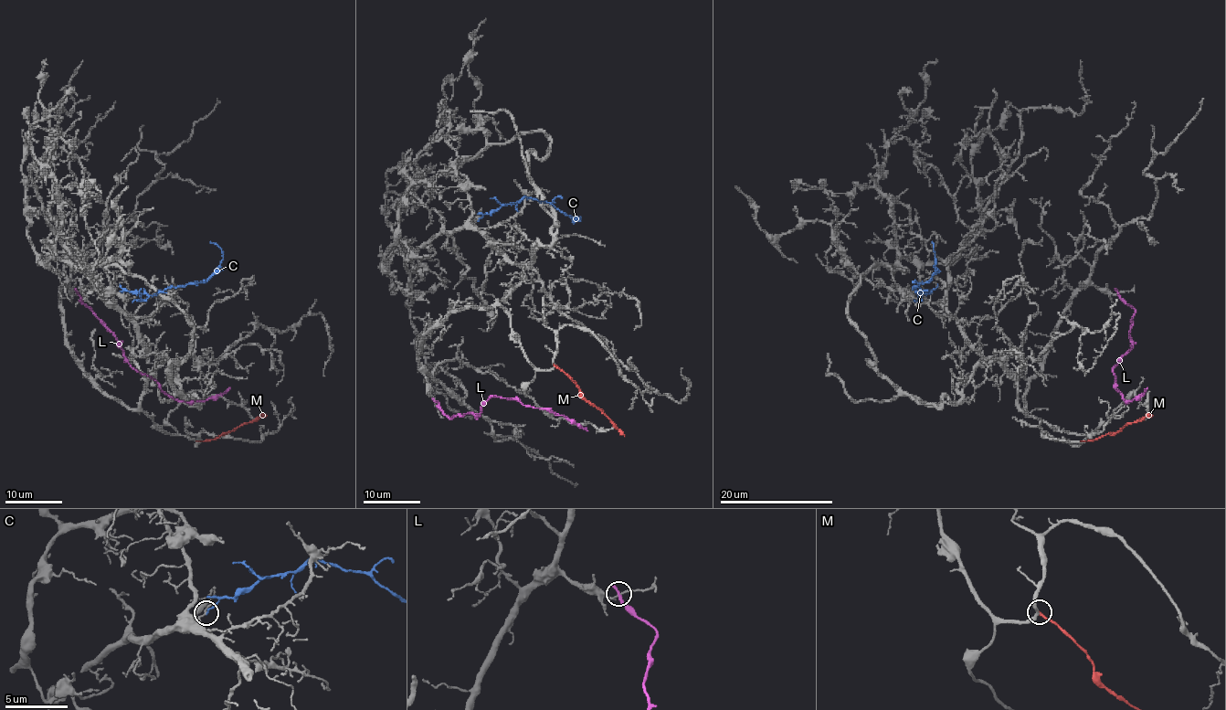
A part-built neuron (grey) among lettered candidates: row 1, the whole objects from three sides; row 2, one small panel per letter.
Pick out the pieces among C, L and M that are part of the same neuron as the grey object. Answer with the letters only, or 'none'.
none

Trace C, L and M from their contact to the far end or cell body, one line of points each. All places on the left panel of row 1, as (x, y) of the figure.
C: (120, 285), (127, 291), (156, 295), (166, 288), (207, 280), (223, 259), (223, 251), (210, 241)
L: (77, 292), (112, 333), (133, 369), (148, 375), (174, 398), (193, 401), (215, 398), (230, 387)
M: (197, 441), (215, 439), (267, 416)

